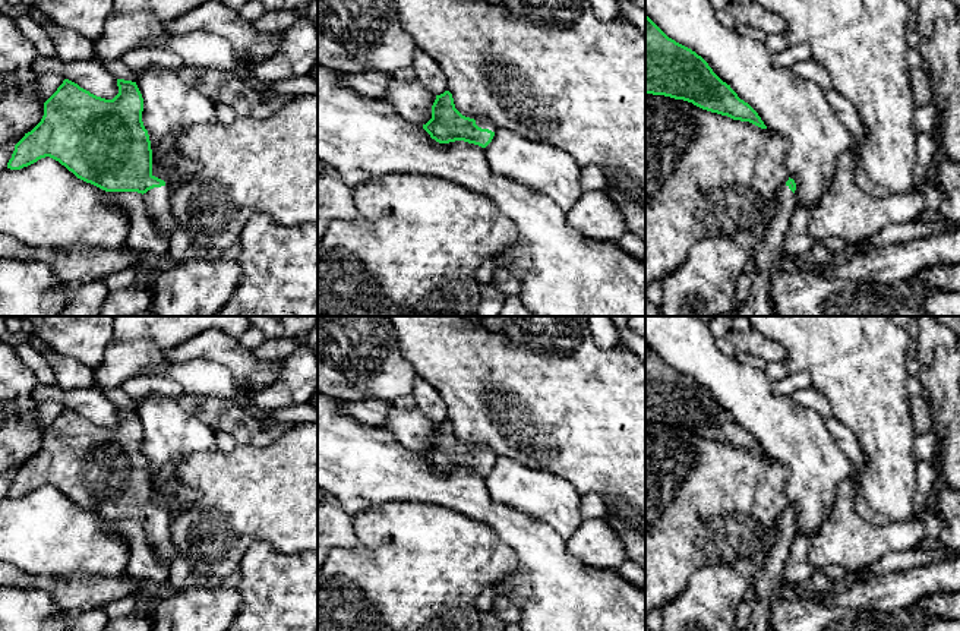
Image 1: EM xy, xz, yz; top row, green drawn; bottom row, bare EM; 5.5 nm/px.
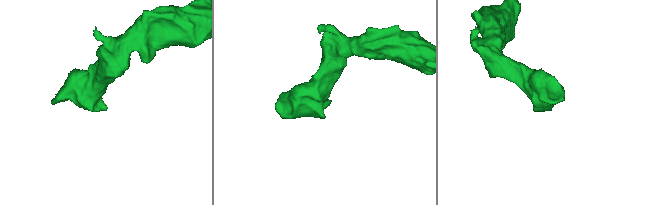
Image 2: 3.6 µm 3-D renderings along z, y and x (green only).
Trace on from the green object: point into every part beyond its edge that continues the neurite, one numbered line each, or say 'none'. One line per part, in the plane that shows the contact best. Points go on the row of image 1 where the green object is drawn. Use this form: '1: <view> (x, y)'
1: xy (157, 199)

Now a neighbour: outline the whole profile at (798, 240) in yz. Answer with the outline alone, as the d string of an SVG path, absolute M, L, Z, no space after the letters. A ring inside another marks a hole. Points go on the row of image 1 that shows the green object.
M795 206L790 217L789 230L783 239L781 250L784 255L800 256L812 249L817 240L809 233L811 211L805 206Z

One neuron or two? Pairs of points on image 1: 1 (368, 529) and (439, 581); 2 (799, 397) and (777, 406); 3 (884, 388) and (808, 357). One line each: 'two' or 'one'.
1: one
2: two
3: one

